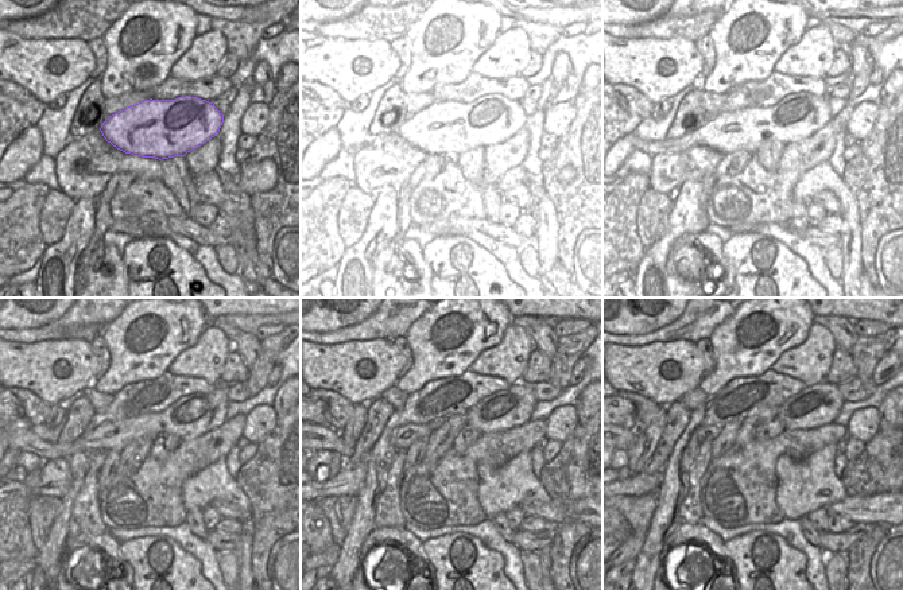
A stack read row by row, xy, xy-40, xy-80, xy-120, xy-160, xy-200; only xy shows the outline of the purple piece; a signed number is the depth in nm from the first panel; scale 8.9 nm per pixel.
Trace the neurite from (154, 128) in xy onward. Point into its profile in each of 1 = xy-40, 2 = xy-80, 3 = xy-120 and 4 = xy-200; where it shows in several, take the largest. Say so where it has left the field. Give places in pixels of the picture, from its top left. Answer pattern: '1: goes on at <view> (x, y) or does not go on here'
1: goes on at xy-40 (450, 128)
2: goes on at xy-80 (798, 116)
3: goes on at xy-120 (190, 416)
4: goes on at xy-200 (816, 406)

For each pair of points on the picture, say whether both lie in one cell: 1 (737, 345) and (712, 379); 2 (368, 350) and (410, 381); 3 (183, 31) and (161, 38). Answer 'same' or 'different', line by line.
1: same
2: different
3: same

